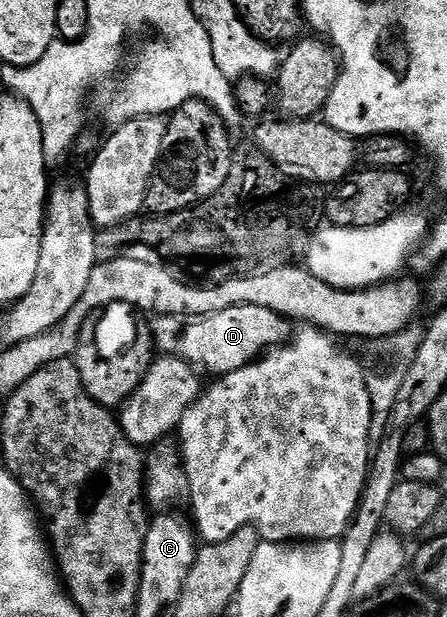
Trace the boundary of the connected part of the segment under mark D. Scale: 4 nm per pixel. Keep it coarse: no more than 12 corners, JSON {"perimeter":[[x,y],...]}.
{"perimeter":[[246,303],[159,315],[153,346],[213,377],[248,367],[295,331]]}

